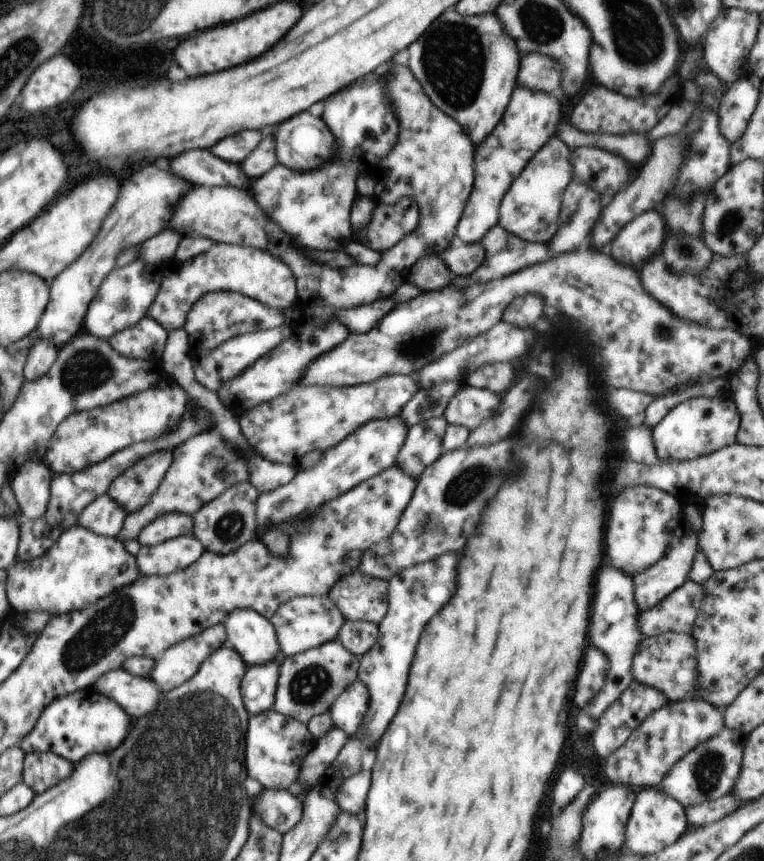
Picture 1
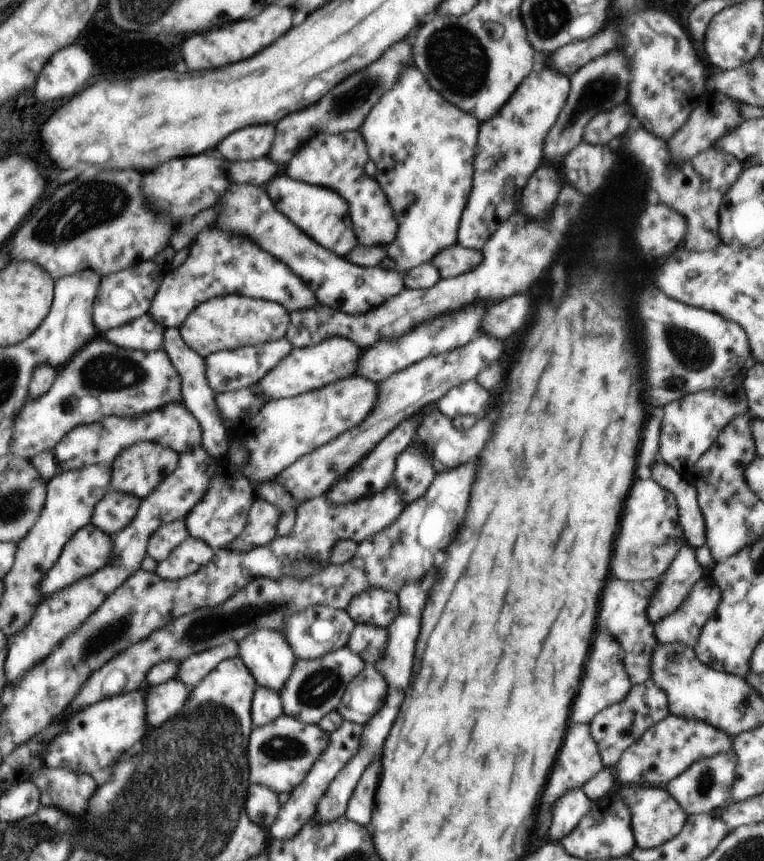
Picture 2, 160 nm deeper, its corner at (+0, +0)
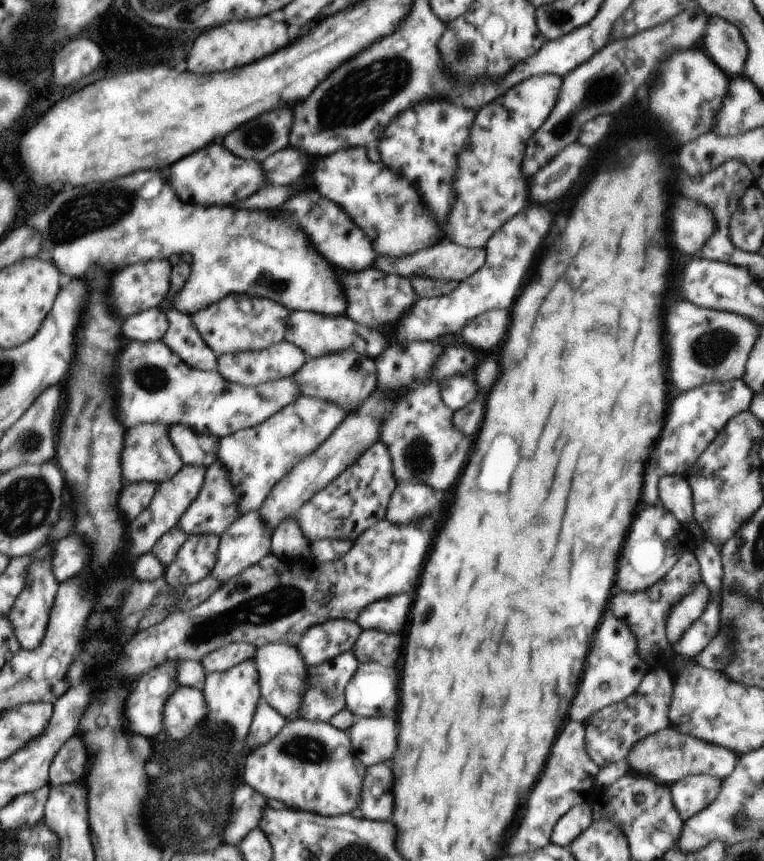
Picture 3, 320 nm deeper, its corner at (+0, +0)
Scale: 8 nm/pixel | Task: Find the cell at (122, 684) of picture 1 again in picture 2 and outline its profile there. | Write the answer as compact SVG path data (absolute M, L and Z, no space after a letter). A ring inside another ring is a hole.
M178 680L150 686L148 696L146 696L148 724L162 726L168 718L176 716L182 710L182 706L186 704L188 694L190 694L190 689Z

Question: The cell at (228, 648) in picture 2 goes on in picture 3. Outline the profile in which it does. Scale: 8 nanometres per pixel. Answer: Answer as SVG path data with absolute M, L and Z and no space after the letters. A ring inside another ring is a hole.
M247 642L232 643L212 651L201 663L206 674L224 672L245 660L253 660L256 649Z

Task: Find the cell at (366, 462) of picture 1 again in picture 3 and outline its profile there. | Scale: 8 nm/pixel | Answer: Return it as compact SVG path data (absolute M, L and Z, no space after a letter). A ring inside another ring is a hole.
M258 511L238 517L229 528L219 536L219 547L217 550L217 561L211 570L220 585L228 582L231 578L238 576L246 567L256 564L270 552L270 530L261 522Z

